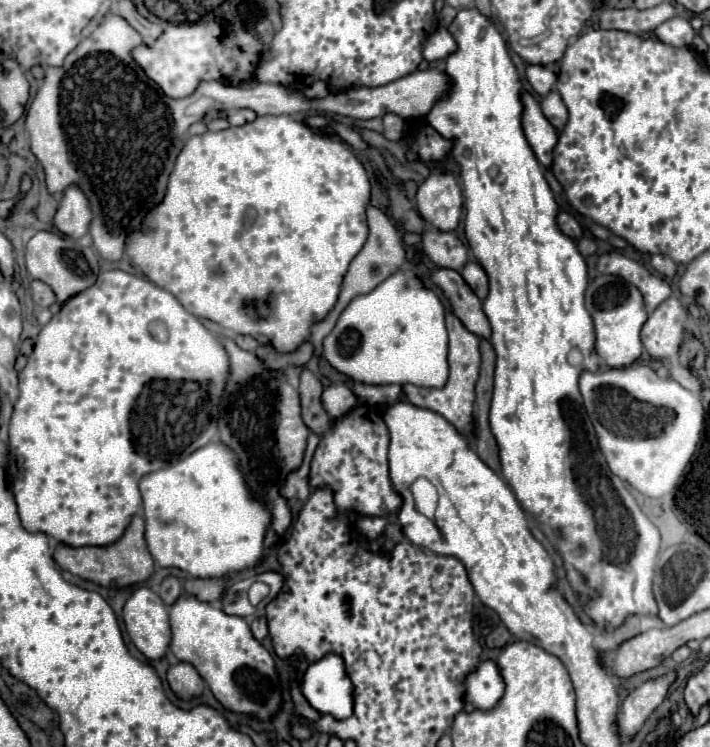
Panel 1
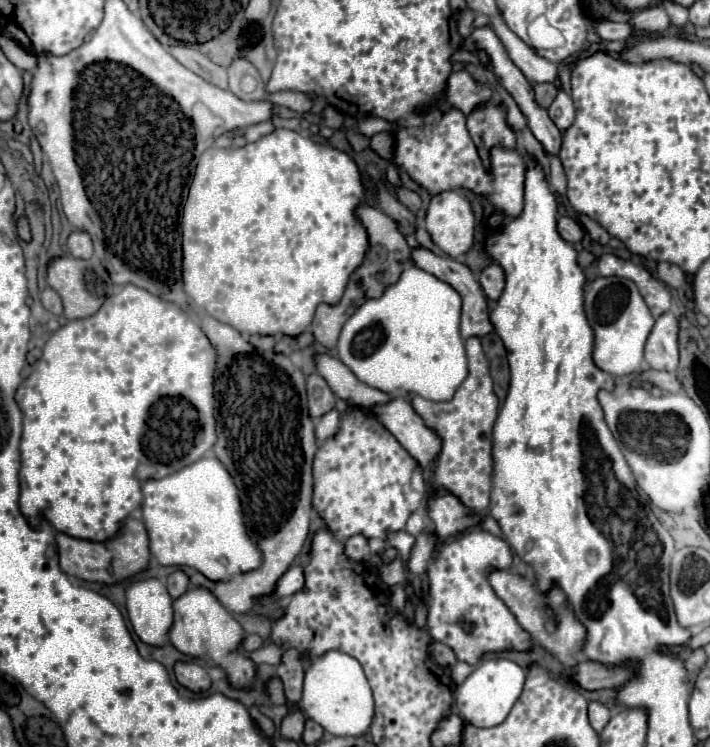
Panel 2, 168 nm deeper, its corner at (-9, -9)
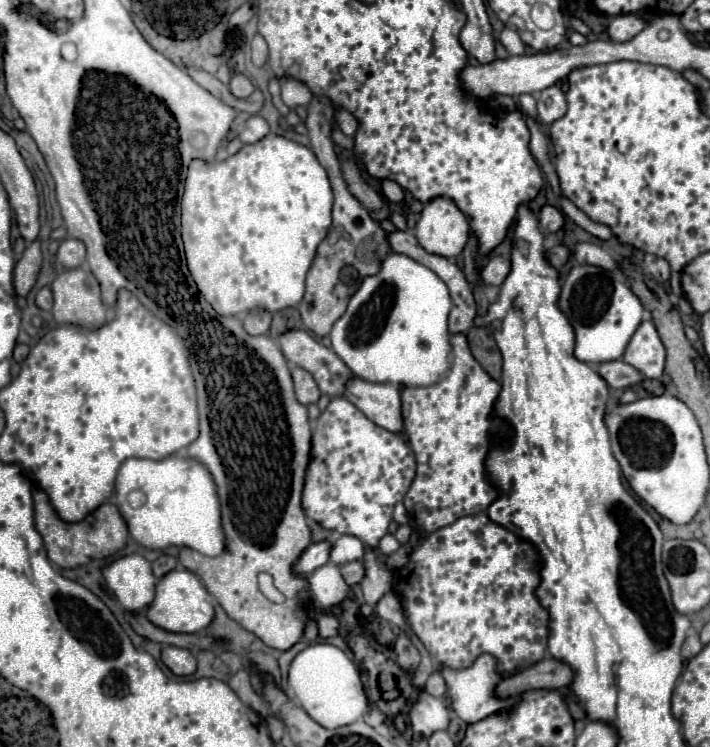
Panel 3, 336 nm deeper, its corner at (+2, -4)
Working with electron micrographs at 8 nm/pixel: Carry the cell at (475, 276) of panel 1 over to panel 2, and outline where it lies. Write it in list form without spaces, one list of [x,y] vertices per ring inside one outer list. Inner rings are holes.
[[[495,262],[489,264],[479,276],[479,284],[481,284],[481,288],[489,300],[497,300],[503,292],[503,286],[505,286],[503,270]]]

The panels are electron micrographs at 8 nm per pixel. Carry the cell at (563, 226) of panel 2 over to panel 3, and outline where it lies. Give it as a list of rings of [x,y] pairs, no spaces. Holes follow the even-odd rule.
[[[544,205],[540,211],[540,225],[546,233],[556,233],[564,225],[564,217],[556,207]]]

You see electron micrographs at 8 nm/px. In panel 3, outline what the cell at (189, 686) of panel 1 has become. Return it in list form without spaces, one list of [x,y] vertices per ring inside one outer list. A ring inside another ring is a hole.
[[[164,647],[162,663],[176,675],[192,675],[196,671],[196,659],[188,649],[180,647]]]

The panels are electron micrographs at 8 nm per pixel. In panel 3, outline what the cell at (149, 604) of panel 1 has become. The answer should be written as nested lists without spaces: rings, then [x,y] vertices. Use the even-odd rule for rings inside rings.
[[[132,553],[112,561],[102,569],[102,577],[126,611],[144,611],[152,603],[156,577],[142,555]]]

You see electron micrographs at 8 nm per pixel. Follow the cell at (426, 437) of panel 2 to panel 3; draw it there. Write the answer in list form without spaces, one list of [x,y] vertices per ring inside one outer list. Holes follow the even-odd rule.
[[[352,377],[346,383],[344,397],[352,401],[370,421],[376,425],[400,433],[402,413],[400,413],[400,389],[392,383],[370,383],[360,377]]]

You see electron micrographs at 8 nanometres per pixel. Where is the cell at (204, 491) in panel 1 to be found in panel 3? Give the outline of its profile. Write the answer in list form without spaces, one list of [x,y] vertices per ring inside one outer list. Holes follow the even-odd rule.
[[[166,457],[160,461],[126,459],[118,471],[114,489],[116,489],[116,503],[120,509],[120,515],[124,517],[130,535],[144,547],[148,547],[148,549],[164,549],[170,545],[192,547],[208,557],[216,557],[224,551],[226,541],[224,541],[224,533],[222,533],[222,525],[220,525],[220,501],[216,495],[216,485],[214,485],[208,469],[202,463],[198,463],[196,459],[190,459],[190,457],[182,457],[182,459]],[[136,489],[146,495],[146,501],[142,507],[130,507],[130,503],[128,503],[128,493],[136,491]]]

